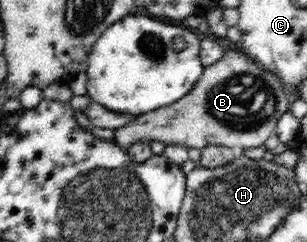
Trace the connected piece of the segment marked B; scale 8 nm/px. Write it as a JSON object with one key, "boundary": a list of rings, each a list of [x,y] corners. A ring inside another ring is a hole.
{"boundary":[[[227,50],[215,64],[204,67],[200,79],[182,99],[137,116],[131,124],[115,128],[113,143],[127,150],[139,141],[161,141],[189,148],[225,146],[237,149],[259,148],[273,136],[277,120],[291,108],[289,94],[275,73],[267,71],[244,52]]]}

